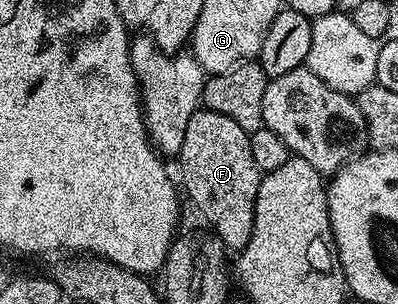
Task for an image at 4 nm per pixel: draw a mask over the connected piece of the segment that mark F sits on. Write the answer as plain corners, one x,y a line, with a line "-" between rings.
199,108
188,120
178,161
185,197
187,194
227,251
242,251
252,234
256,194
262,182
247,131
223,113

